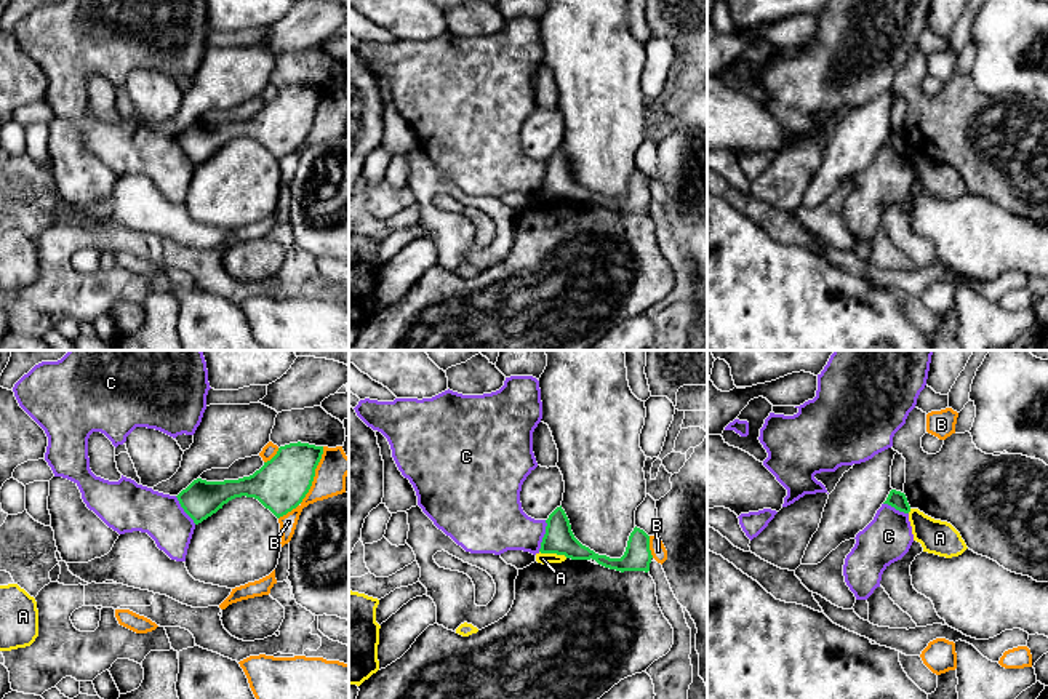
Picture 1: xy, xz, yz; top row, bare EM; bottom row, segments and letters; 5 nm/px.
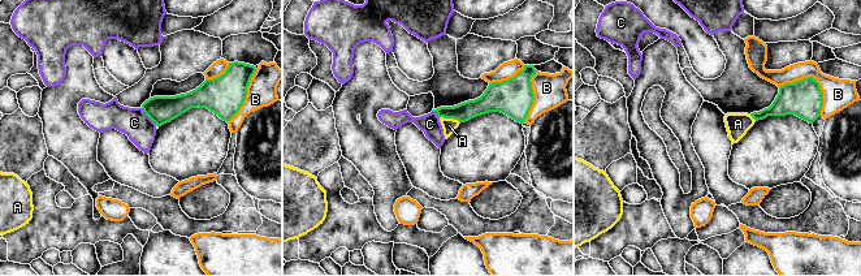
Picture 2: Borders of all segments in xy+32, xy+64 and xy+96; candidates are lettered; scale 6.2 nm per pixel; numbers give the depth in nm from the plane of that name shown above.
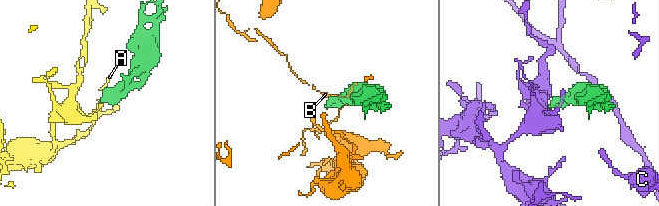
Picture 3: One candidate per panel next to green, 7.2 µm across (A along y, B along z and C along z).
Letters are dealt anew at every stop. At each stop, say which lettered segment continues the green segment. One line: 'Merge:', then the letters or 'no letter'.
Merge: no letter

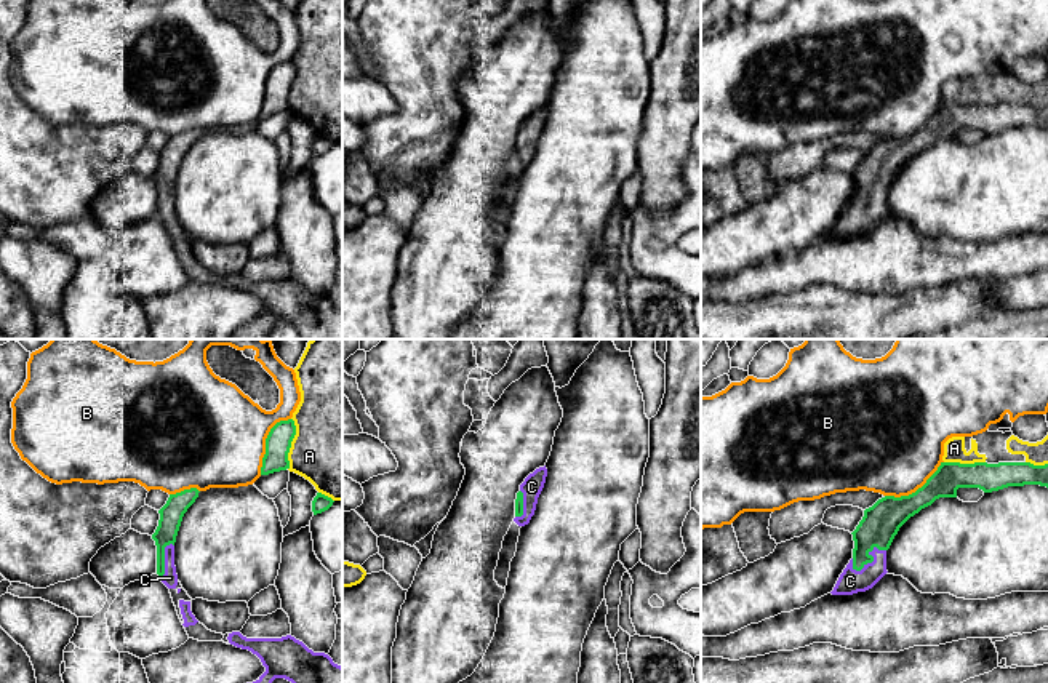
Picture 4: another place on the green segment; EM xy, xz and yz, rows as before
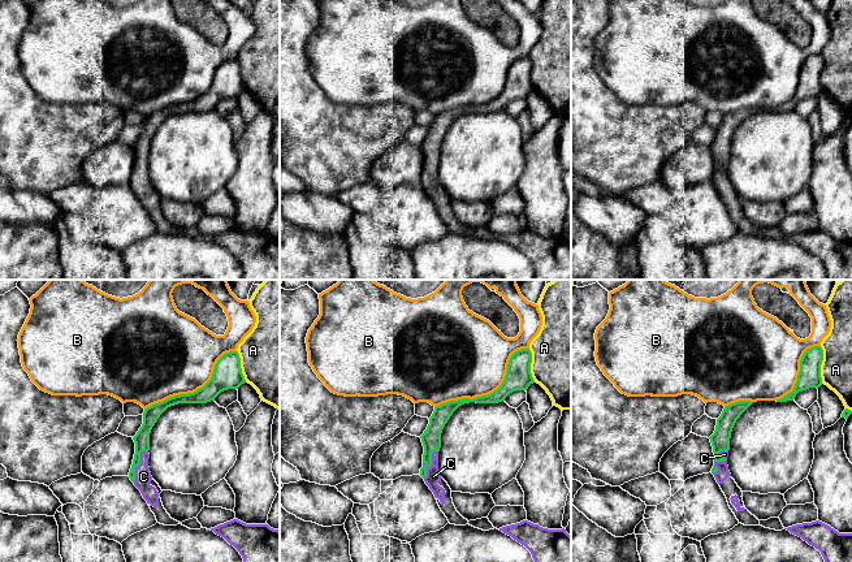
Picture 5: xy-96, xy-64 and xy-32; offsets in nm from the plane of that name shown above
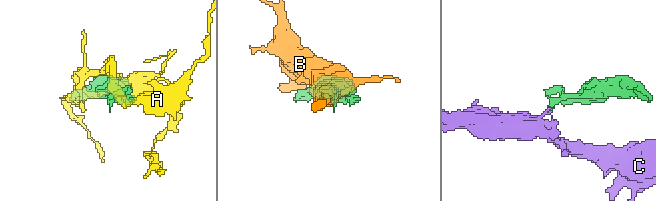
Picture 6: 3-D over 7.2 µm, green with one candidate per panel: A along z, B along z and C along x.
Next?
Merge: C

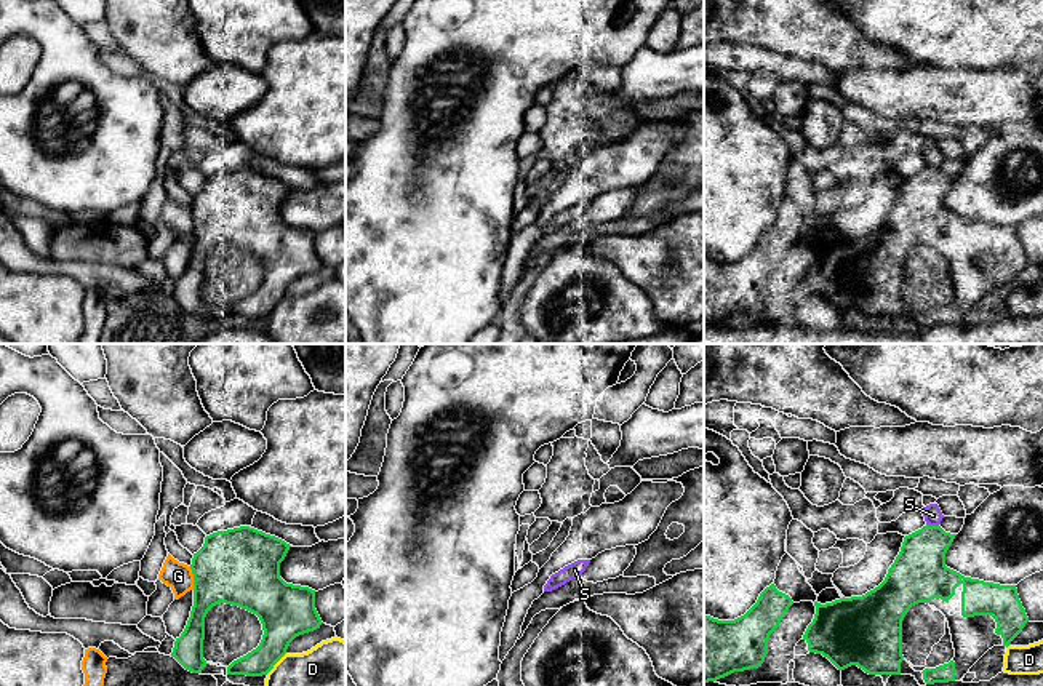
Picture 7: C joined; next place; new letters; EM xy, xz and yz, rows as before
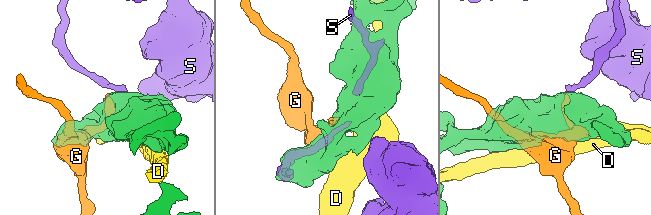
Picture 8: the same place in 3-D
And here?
Merge: no letter

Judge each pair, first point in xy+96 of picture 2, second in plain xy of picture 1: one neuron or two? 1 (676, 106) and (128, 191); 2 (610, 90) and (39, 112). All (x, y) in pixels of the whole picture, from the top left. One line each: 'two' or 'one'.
1: two
2: two

